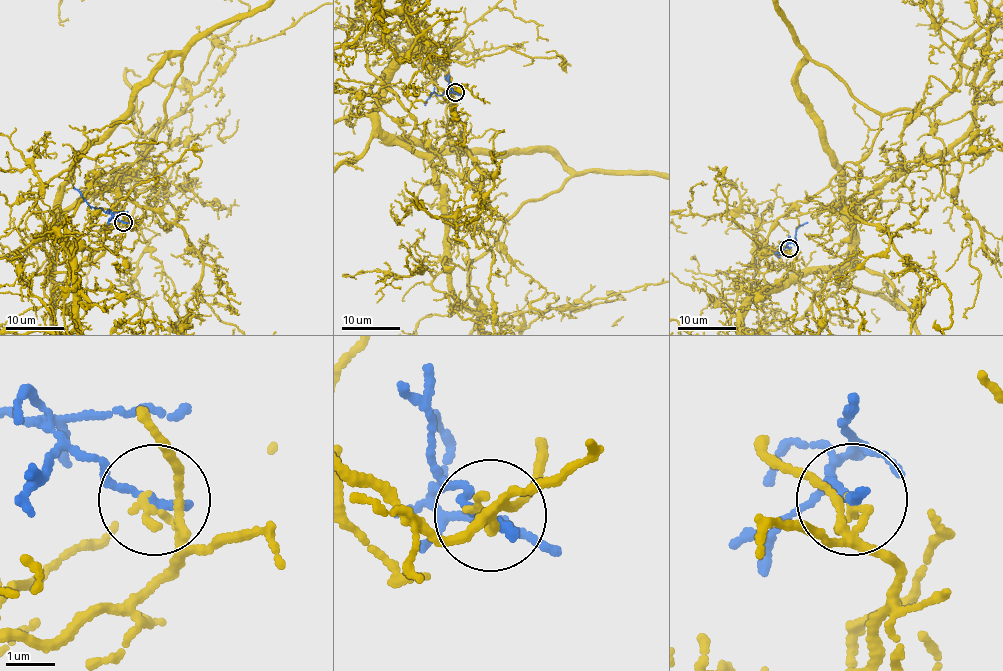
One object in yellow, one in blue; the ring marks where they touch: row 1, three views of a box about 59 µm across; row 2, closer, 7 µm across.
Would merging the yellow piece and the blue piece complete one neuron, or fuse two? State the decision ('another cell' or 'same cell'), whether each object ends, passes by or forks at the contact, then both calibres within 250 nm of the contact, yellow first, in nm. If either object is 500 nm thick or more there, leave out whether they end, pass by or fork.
another cell; yellow ends; blue ends; calibres 190 and 180 nm

